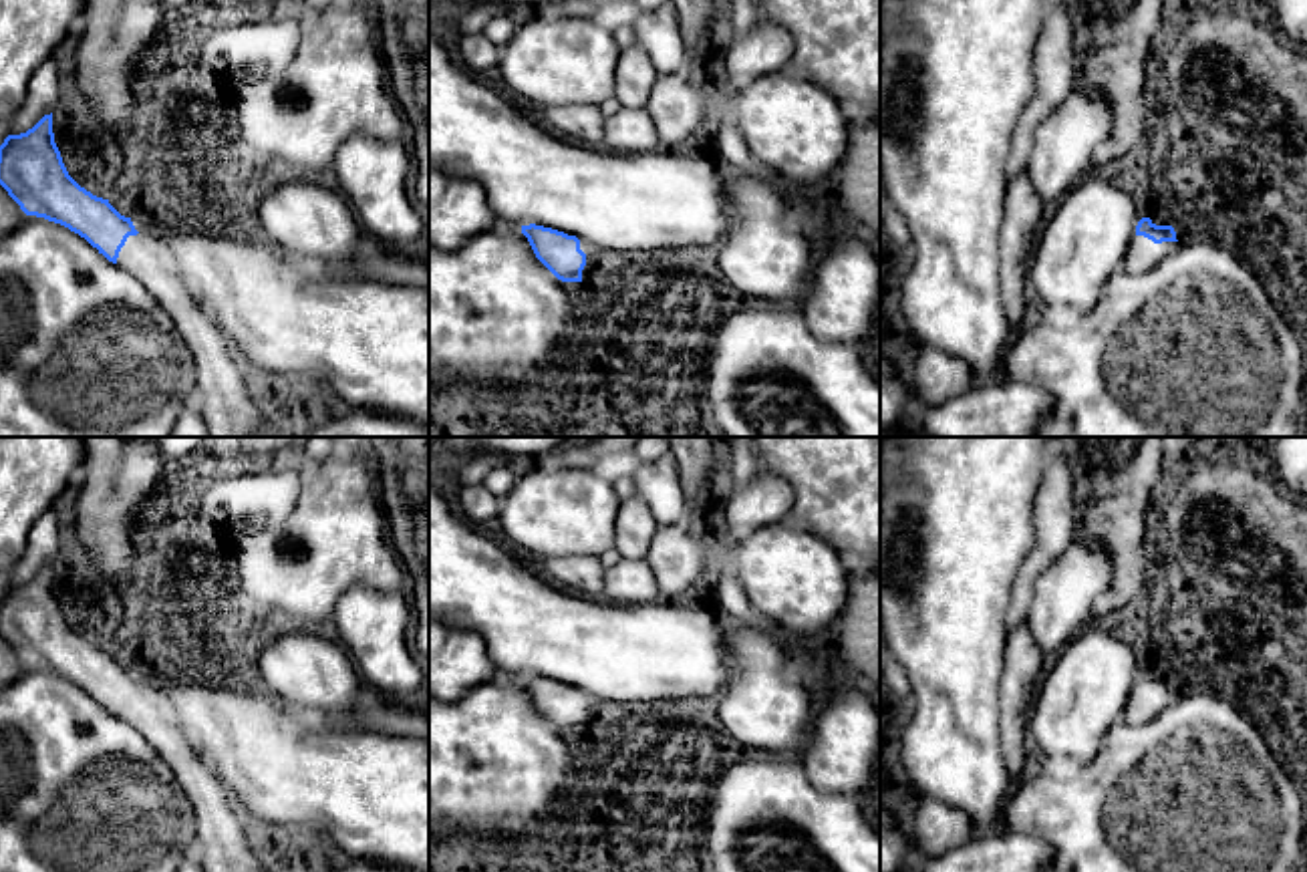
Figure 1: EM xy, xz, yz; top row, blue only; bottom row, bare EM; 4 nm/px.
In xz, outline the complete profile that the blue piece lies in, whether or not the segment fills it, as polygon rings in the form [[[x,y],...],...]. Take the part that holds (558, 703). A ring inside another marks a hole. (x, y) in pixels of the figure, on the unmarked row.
[[[522,677],[536,709],[562,733],[582,733],[592,725],[598,699],[544,677]]]

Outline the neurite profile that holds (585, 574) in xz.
[[[562,556],[534,562],[536,570],[552,584],[578,592],[600,594],[604,586],[604,568],[594,556]]]

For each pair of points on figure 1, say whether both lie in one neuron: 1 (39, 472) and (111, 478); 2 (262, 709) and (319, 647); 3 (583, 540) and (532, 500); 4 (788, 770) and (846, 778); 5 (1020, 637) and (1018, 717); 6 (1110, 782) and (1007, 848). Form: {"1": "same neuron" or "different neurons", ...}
{"1": "different neurons", "2": "different neurons", "3": "same neuron", "4": "different neurons", "5": "same neuron", "6": "different neurons"}

